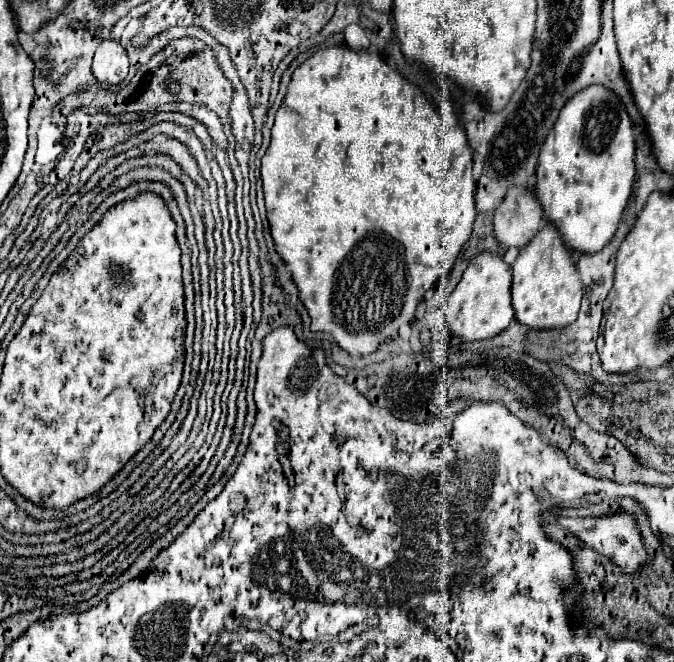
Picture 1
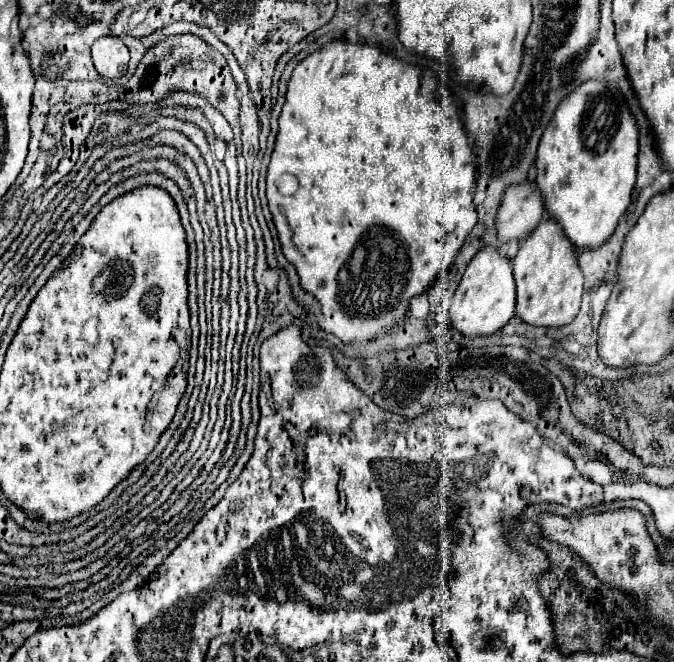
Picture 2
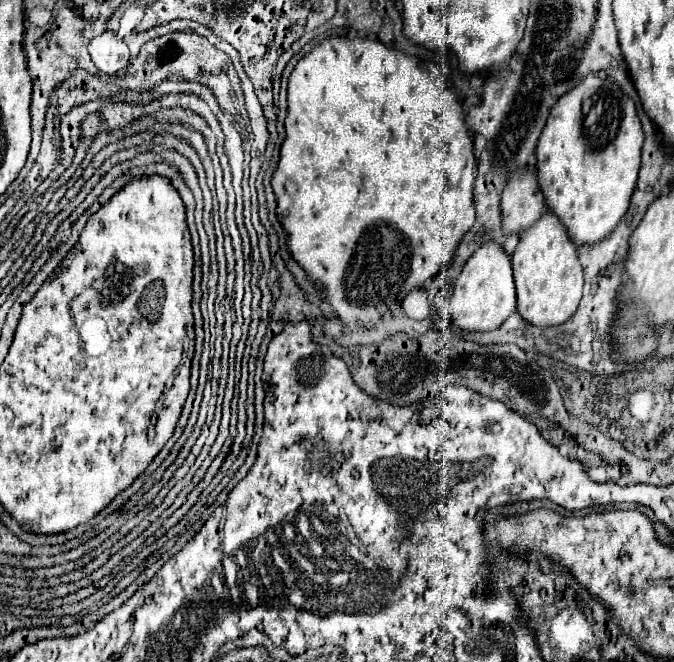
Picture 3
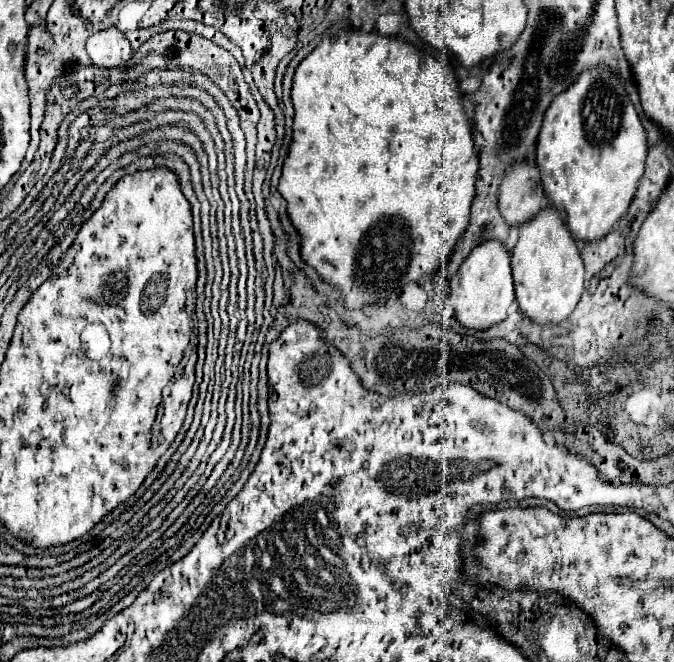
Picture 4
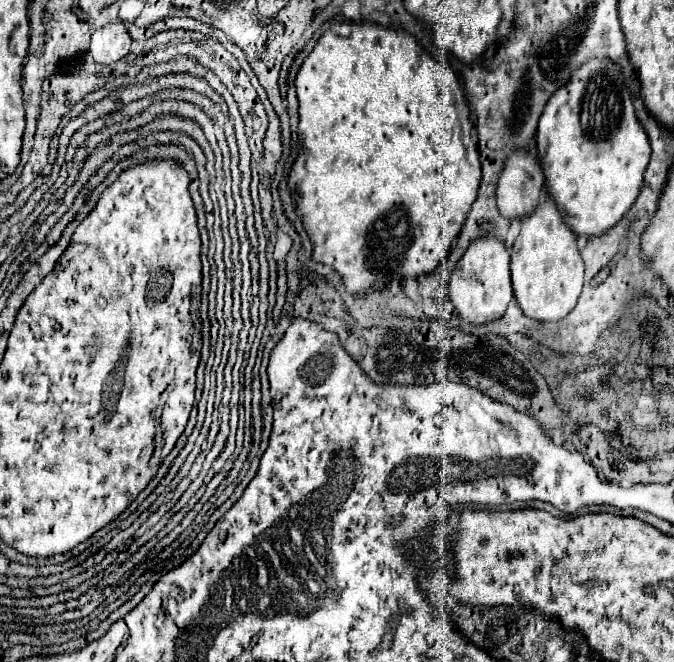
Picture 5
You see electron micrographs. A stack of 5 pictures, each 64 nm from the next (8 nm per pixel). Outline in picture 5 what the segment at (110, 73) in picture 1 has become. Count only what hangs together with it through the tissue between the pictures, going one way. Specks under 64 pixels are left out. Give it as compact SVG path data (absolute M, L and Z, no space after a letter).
M122 22L106 24L92 34L88 54L96 64L114 64L130 54L132 38L128 36Z

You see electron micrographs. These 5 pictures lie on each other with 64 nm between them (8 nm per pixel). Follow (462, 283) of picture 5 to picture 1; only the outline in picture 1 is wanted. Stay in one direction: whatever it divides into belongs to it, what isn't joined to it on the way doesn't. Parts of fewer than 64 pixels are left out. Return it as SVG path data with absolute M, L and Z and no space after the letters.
M480 254L476 256L454 292L450 294L446 302L446 326L450 334L462 338L464 342L476 342L476 340L488 340L500 334L508 328L510 320L514 318L514 310L510 304L510 284L512 274L510 266L494 254Z

